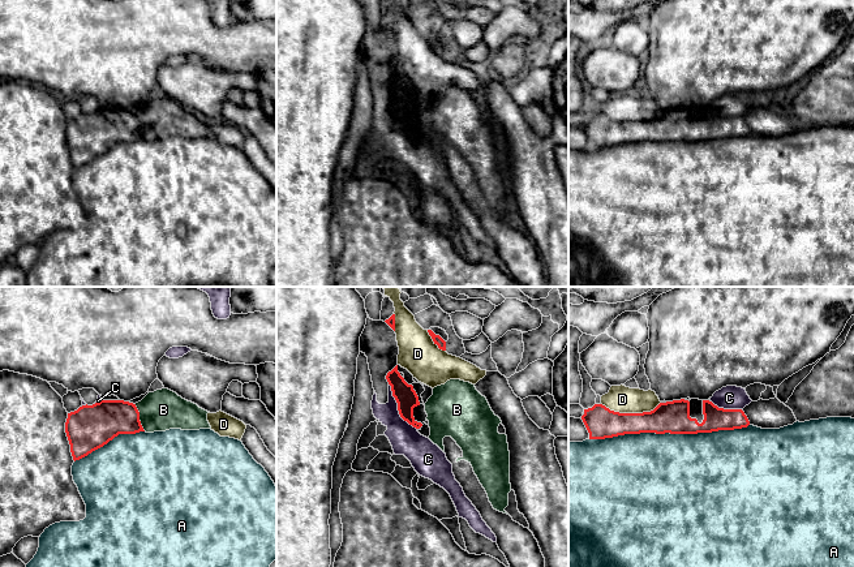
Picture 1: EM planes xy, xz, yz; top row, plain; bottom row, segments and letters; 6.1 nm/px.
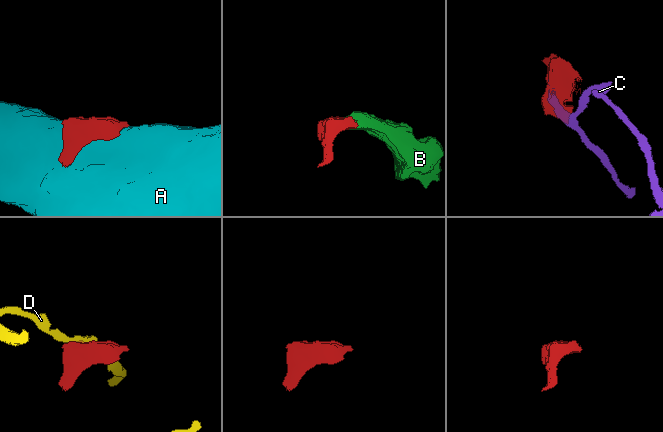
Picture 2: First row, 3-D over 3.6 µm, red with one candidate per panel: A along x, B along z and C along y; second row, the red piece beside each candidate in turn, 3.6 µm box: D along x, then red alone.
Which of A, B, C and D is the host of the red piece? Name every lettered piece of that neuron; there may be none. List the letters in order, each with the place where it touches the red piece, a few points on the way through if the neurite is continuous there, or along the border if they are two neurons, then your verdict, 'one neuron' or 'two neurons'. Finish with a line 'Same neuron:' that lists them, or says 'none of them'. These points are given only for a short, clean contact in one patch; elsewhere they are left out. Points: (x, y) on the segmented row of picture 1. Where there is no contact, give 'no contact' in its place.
A: contact yz (669, 432); two neurons
B: contact xy (138, 417); one neuron
C: contact xz (398, 408); two neurons
D: contact yz (630, 413); two neurons
Same neuron: B

